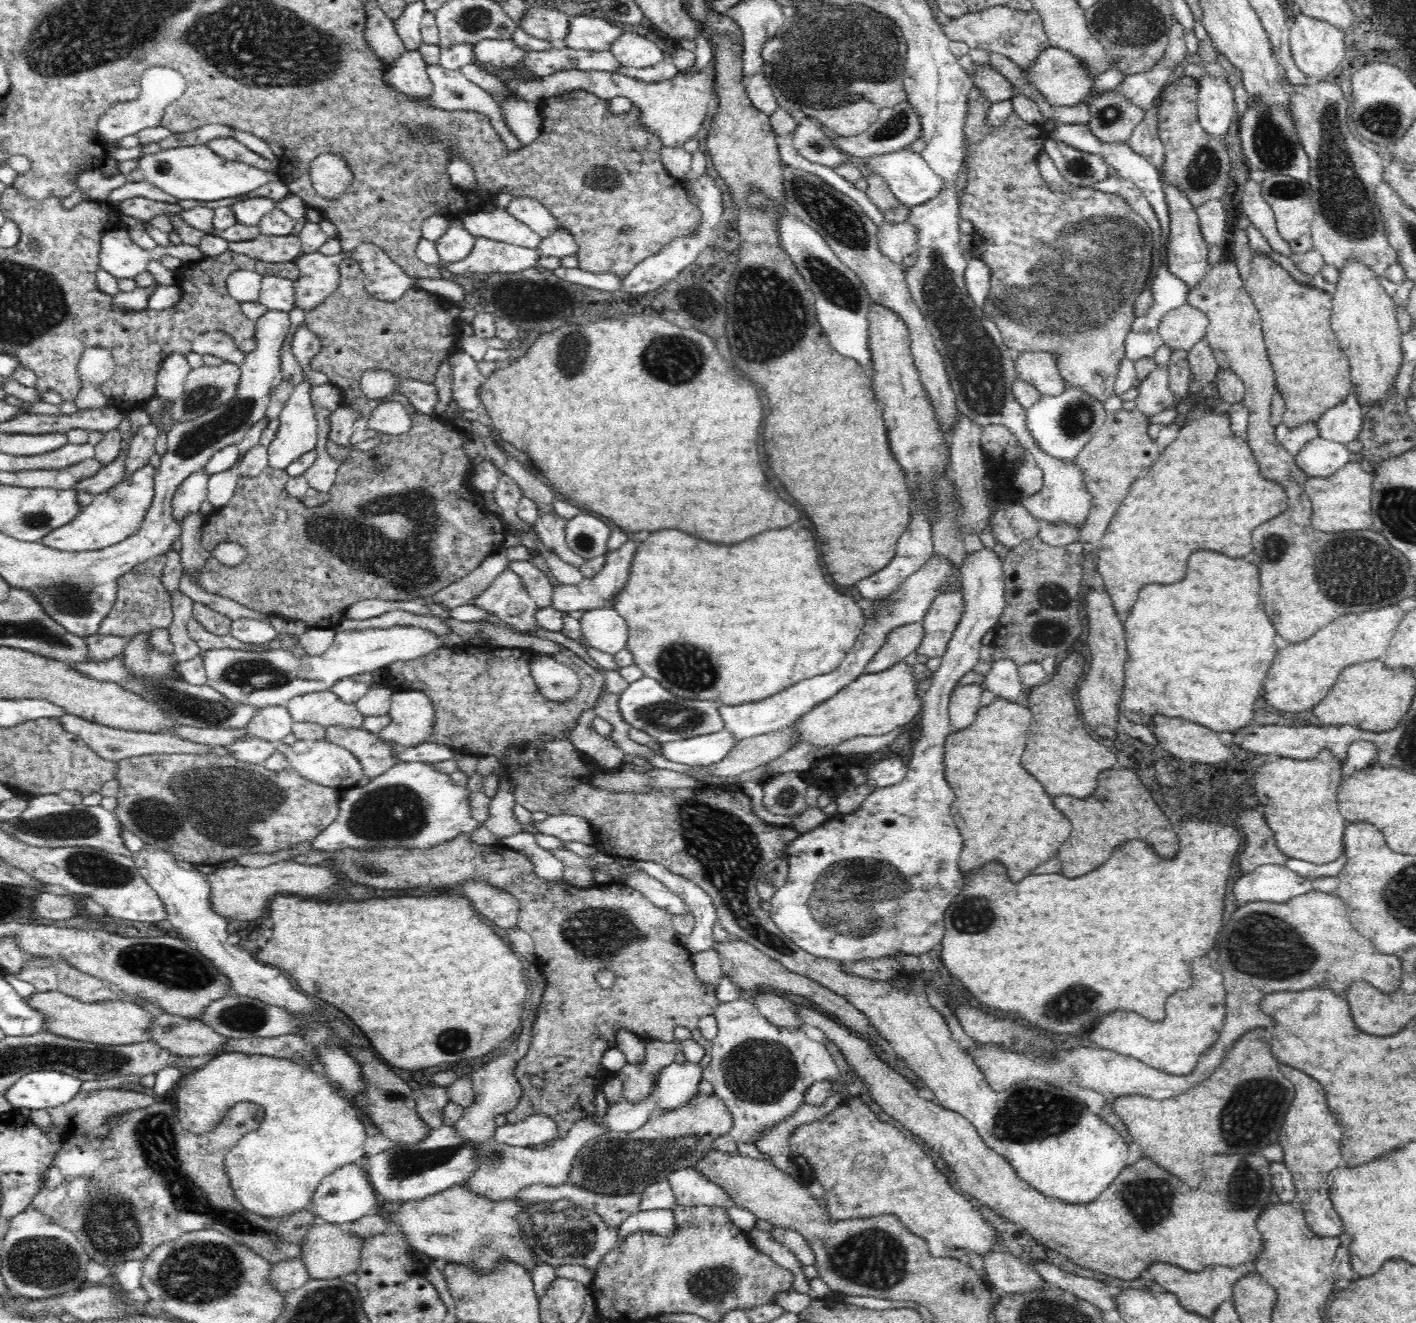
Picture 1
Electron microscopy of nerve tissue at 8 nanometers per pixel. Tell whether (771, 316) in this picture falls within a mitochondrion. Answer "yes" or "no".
yes

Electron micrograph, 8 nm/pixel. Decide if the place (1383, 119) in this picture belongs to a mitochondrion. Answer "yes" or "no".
yes

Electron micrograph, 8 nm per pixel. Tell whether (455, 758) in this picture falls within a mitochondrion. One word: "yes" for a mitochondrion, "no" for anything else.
no

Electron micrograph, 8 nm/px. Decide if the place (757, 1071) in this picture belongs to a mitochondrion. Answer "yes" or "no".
yes

